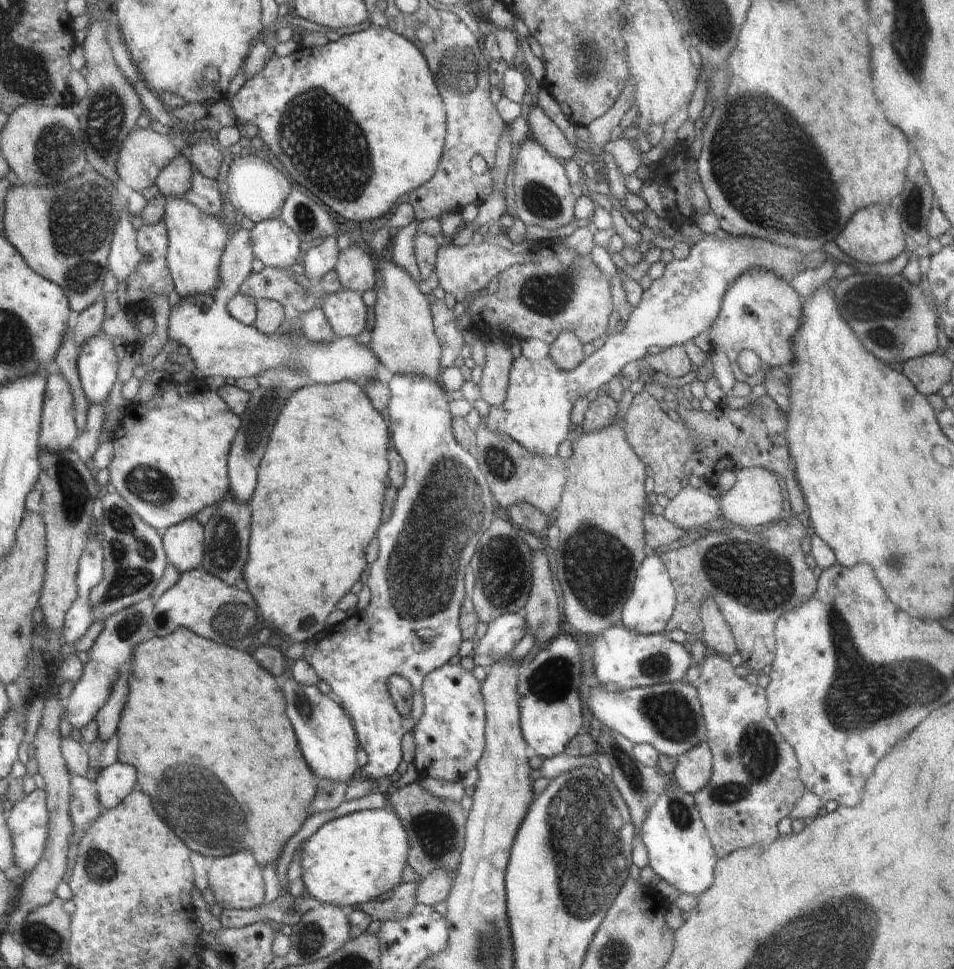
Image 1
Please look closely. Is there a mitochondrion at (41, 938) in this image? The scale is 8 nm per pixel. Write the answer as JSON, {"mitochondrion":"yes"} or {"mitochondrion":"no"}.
{"mitochondrion":"yes"}

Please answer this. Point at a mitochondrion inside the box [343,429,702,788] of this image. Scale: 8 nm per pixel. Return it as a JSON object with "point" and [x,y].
{"point":[422,574]}

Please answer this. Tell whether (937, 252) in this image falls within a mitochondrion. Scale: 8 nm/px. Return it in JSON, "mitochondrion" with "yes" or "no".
{"mitochondrion":"no"}

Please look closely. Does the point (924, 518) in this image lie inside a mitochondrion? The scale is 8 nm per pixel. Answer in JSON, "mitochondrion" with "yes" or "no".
{"mitochondrion":"no"}

